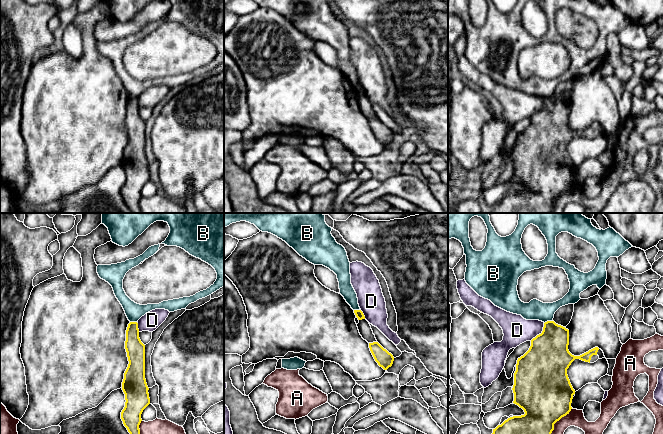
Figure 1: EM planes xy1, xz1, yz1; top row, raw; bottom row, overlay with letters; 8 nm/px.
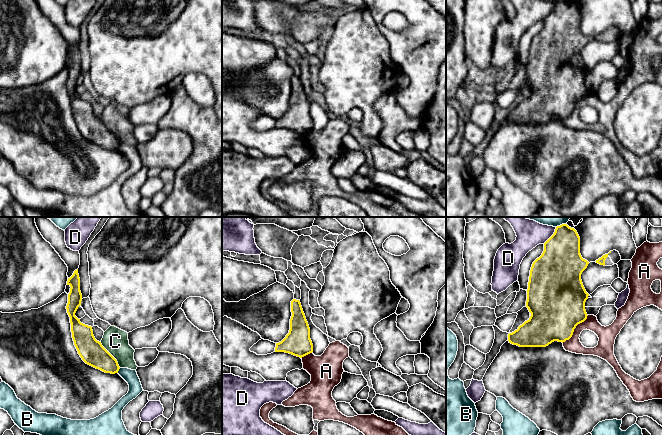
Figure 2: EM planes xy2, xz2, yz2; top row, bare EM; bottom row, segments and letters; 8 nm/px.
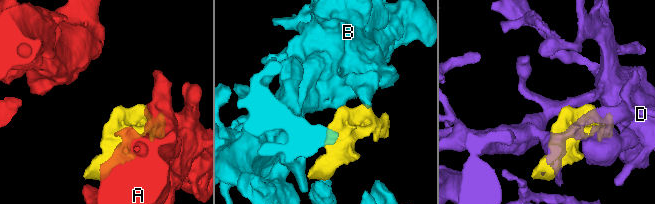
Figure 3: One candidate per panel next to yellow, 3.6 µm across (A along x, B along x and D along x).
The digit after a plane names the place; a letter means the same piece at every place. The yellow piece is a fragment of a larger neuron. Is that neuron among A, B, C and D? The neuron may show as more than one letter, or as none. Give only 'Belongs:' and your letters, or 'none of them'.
Belongs: none of them

